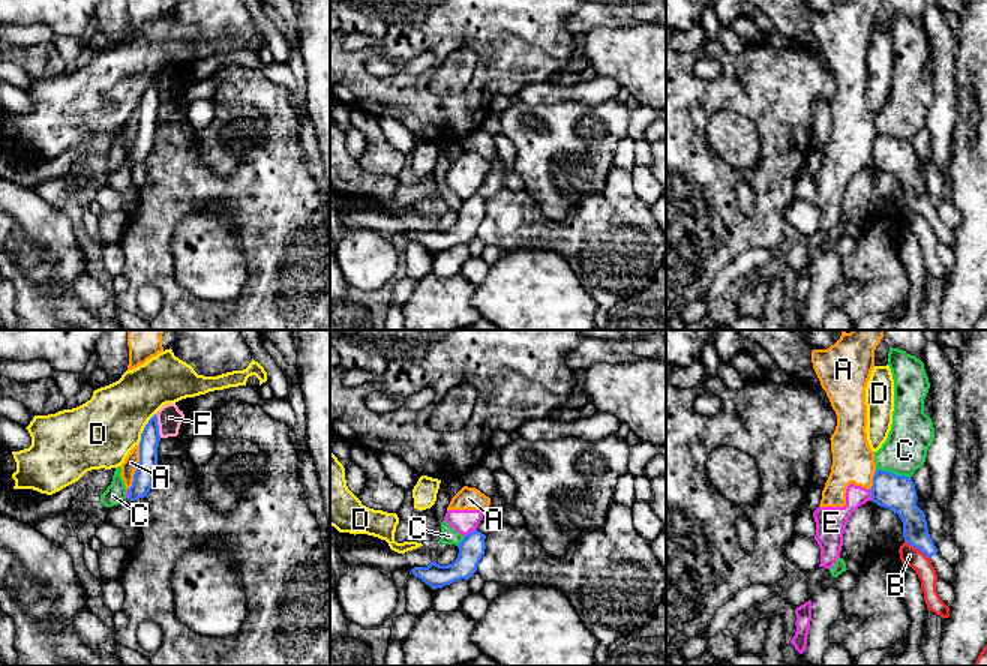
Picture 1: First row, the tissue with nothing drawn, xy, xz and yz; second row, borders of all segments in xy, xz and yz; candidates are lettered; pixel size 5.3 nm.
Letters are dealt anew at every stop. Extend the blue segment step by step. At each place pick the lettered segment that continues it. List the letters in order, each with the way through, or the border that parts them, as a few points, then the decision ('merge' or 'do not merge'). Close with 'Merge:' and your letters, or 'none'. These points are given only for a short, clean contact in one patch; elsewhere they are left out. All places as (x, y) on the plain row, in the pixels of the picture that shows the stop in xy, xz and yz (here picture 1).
A: border along xy (140, 108), (138, 131), (128, 152); do not merge
B: border along yz (905, 204), (929, 222); do not merge
C: border along yz (876, 132), (909, 141); do not merge
D: border along xy (155, 77), (138, 107); do not merge
E: border along xz (476, 192), (464, 201); do not merge
F: border along xy (155, 78), (161, 101); do not merge
Merge: none

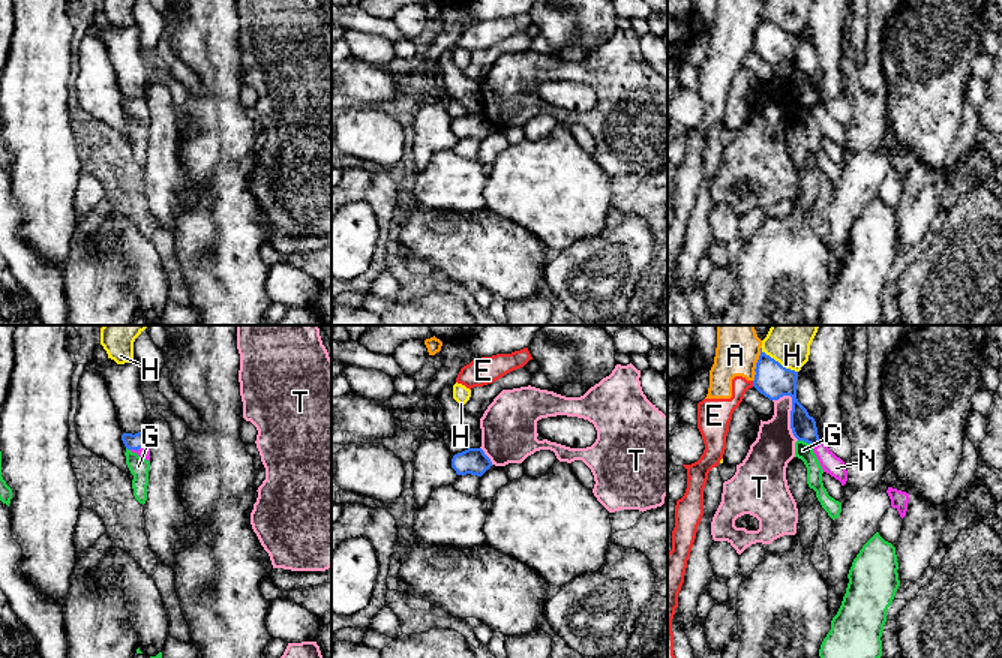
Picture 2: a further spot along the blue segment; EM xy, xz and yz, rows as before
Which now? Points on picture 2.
A: border along yz (761, 12), (753, 45); do not merge
E: border along yz (752, 45), (753, 50); do not merge
G: border along yz (798, 104), (812, 111); do not merge
H: border along yz (761, 11), (767, 18), (797, 36); do not merge
N: runs through xy (137, 105), (138, 113), (144, 116); merge
T: do not merge
Merge: N

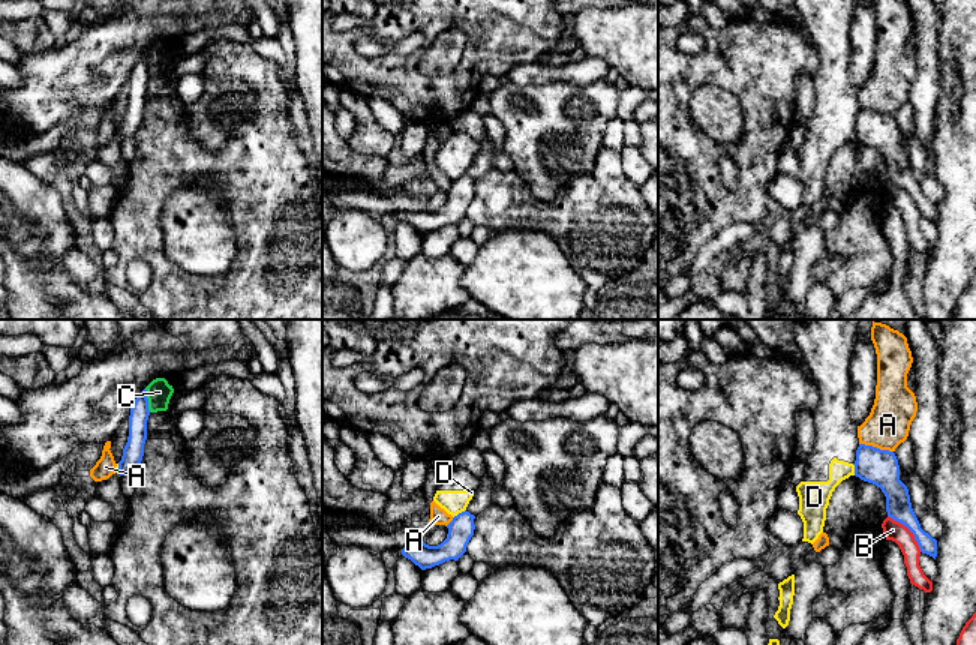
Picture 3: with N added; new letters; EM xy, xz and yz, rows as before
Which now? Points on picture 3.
A: border along yz (859, 107), (892, 116); do not merge
B: border along yz (888, 179), (909, 194), (921, 215); do not merge
C: border along xy (144, 53), (150, 75); do not merge
D: border along xz (465, 173), (453, 182); do not merge
Merge: none

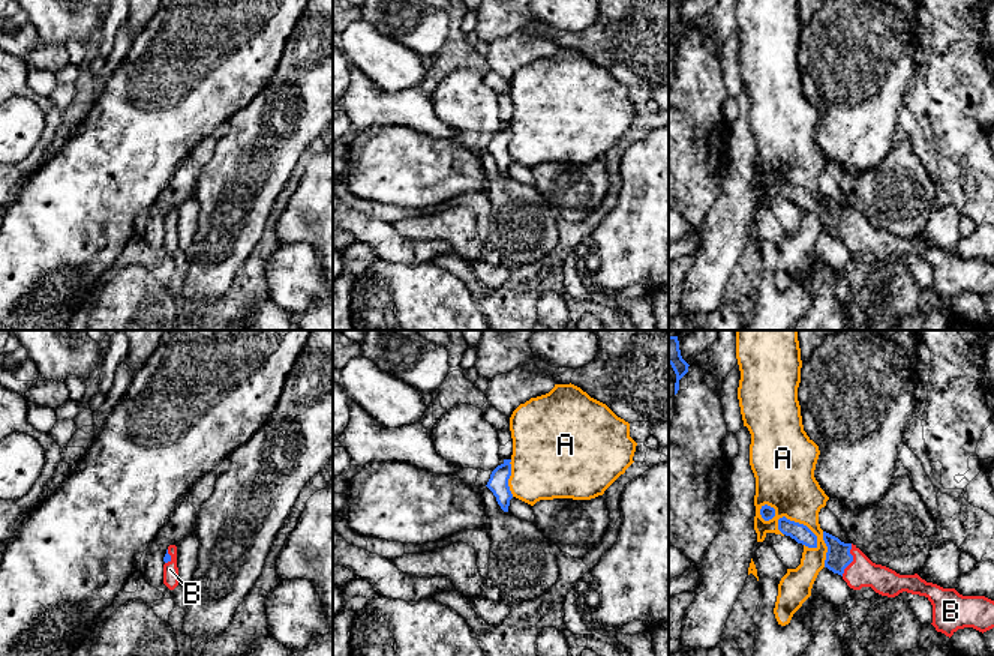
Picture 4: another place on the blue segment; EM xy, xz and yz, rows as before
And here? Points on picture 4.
A: do not merge
B: runs through yz (838, 221), (852, 224), (861, 236); merge
Merge: B

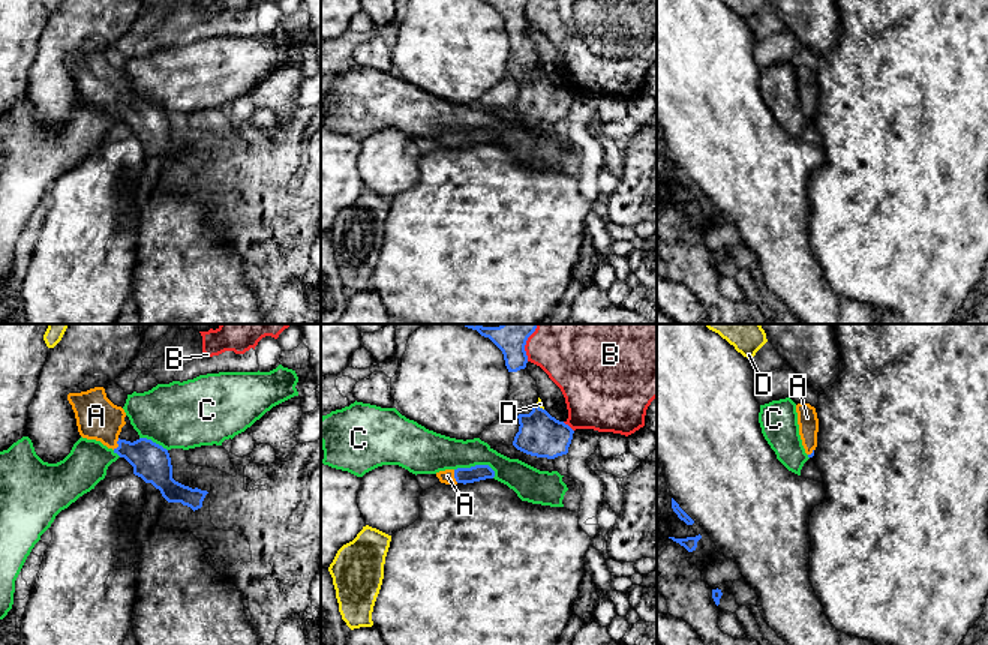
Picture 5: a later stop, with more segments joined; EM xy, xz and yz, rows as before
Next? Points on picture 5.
A: runs through xy (152, 126), (117, 107), (96, 80); merge
B: do not merge
C: border along xz (455, 134), (488, 129), (495, 140); do not merge
D: border along xz (537, 68), (543, 74); do not merge
Merge: A

